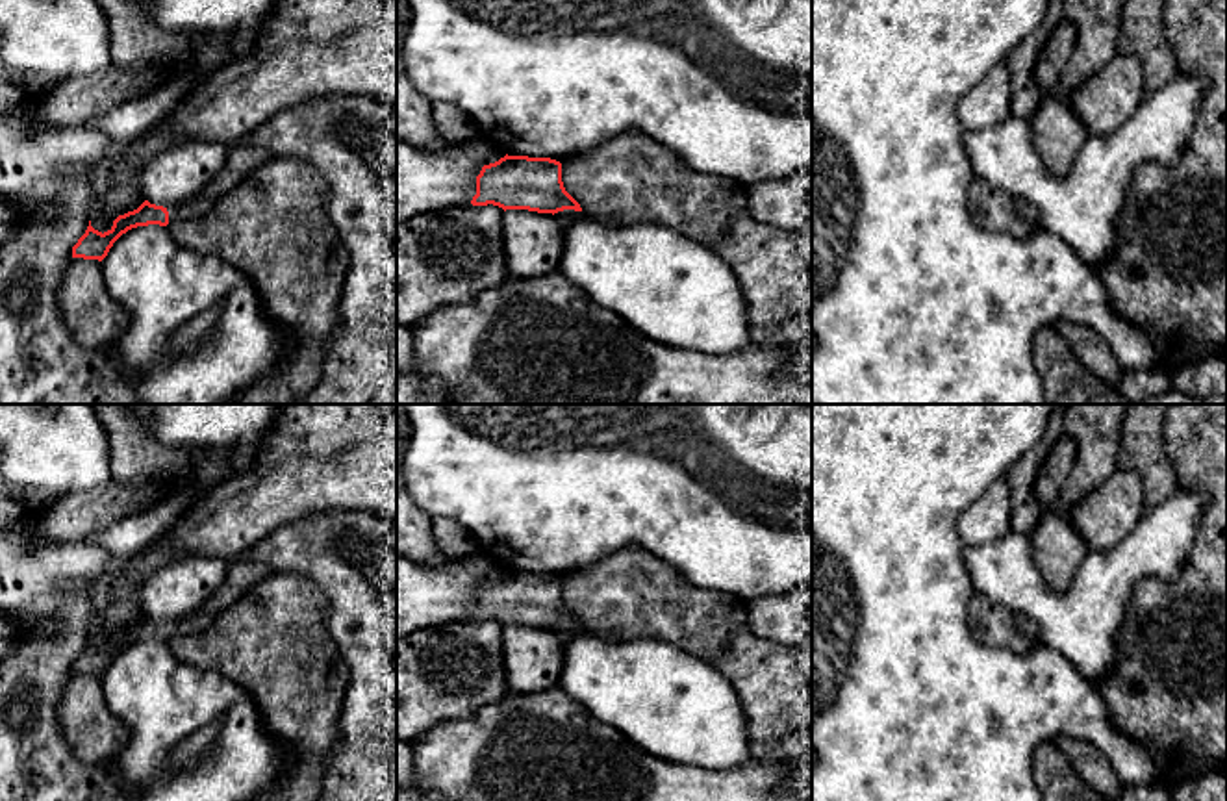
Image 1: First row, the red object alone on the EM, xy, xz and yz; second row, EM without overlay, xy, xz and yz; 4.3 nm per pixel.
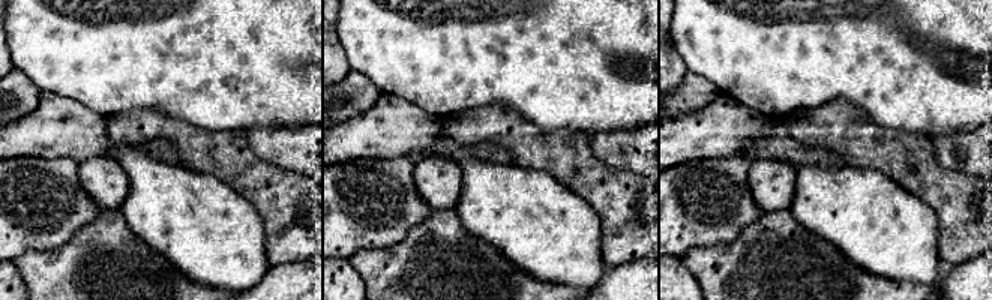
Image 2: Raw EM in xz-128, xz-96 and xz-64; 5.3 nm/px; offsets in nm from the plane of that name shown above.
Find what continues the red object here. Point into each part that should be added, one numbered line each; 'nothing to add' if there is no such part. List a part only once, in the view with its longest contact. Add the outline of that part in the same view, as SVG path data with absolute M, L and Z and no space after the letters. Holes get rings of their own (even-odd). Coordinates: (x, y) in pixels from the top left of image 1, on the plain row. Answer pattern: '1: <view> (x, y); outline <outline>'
1: xy (245, 573); outline M245 554L230 562L226 578L215 593L193 614L163 621L169 627L169 638L200 634L211 627L217 616L234 606L248 591L252 591L263 578L274 575L276 569Z

